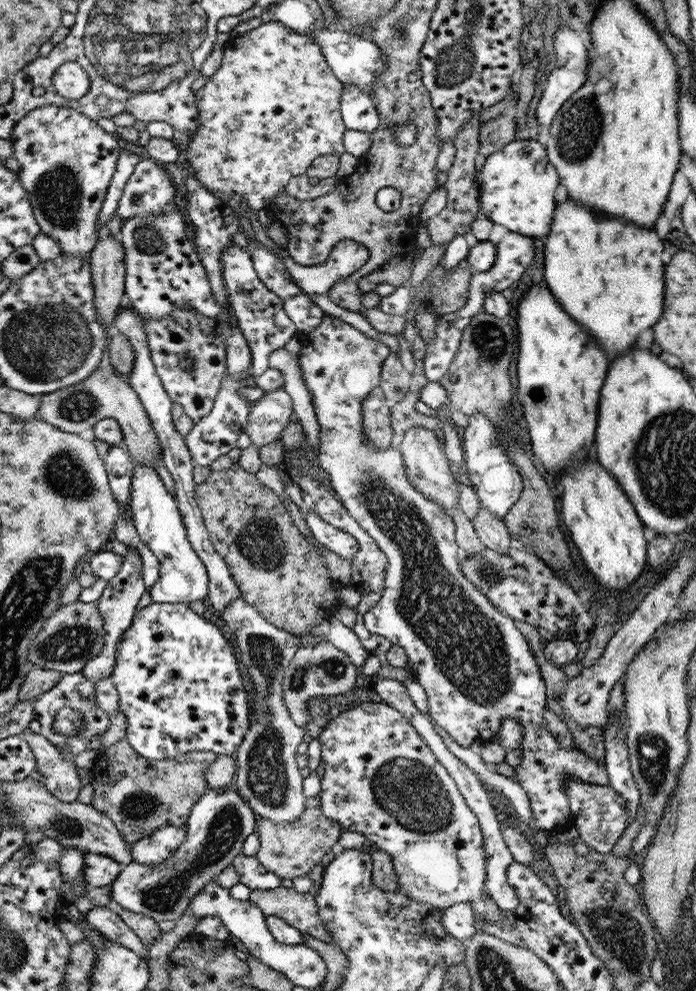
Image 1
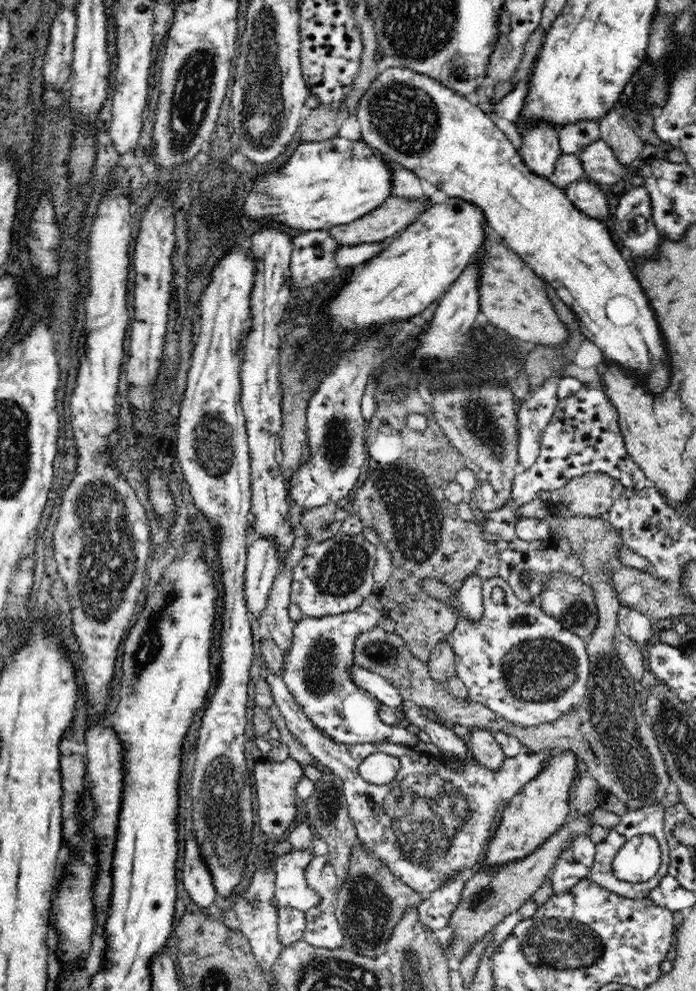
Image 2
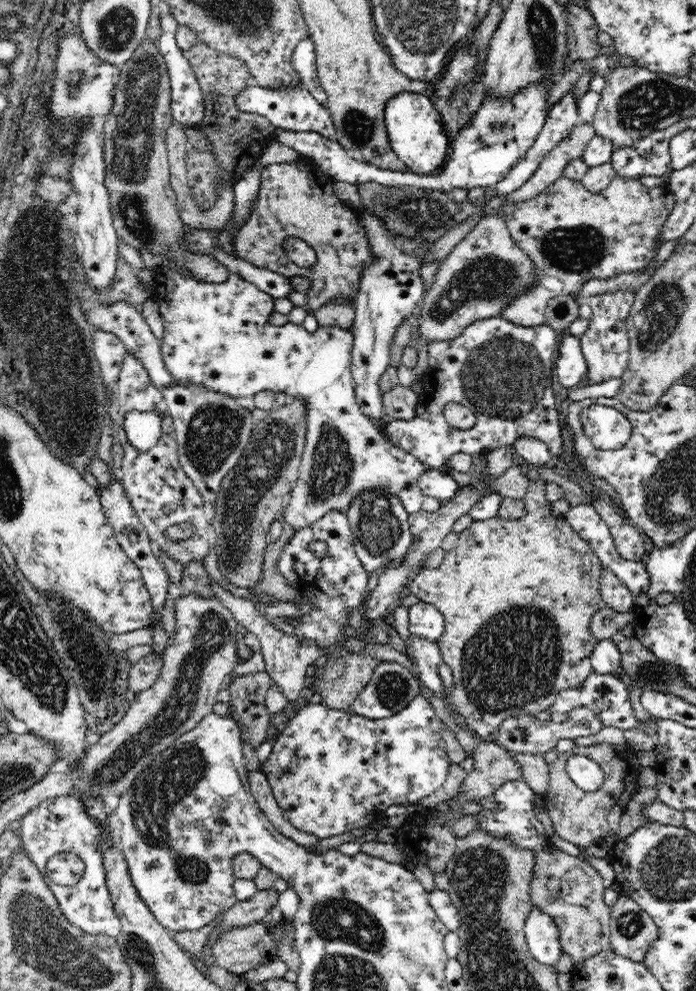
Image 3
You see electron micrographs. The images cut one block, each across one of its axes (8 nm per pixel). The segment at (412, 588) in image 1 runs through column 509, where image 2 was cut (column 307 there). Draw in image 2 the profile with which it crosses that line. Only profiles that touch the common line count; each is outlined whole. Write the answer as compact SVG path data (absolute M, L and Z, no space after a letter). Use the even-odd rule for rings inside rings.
M373 593L366 597L366 600L350 612L343 612L339 615L326 615L320 618L303 616L293 626L292 644L283 653L283 668L281 674L288 690L294 695L296 702L302 707L305 715L314 723L314 726L324 736L336 742L348 745L394 743L414 748L418 737L414 729L408 725L396 724L387 725L379 717L379 706L381 702L373 694L356 685L350 676L350 666L354 662L354 642L360 633L378 625L378 621L386 616L384 605L378 595Z

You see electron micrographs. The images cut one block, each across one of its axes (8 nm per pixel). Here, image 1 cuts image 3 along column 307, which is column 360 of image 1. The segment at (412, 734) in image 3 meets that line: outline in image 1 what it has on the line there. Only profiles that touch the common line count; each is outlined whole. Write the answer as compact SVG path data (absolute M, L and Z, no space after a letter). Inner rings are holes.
M382 701L362 703L340 712L318 738L324 764L319 793L323 813L343 830L362 834L391 857L404 896L434 909L472 902L473 917L486 925L502 923L507 918L486 893L484 838L477 817L466 805L450 774L401 712Z

